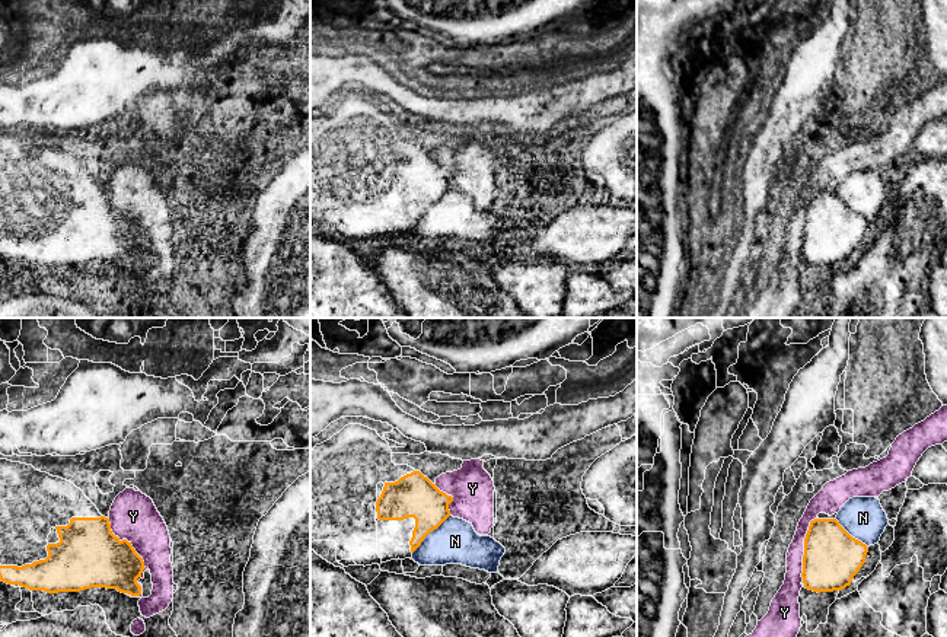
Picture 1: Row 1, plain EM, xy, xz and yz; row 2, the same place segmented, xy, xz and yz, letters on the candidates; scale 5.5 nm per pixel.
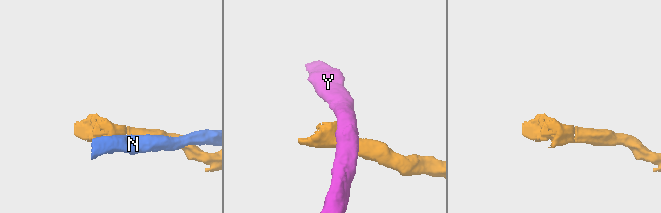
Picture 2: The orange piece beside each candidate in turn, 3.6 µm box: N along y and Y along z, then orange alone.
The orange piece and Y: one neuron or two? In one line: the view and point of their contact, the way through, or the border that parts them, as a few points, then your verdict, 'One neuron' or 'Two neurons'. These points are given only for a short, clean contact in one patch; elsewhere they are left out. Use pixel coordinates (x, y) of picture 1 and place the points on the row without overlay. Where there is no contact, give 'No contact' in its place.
Touches orange at xy (139, 229). Boundary: xy (108, 193), (109, 203), (143, 235), (139, 270). Two neurons

